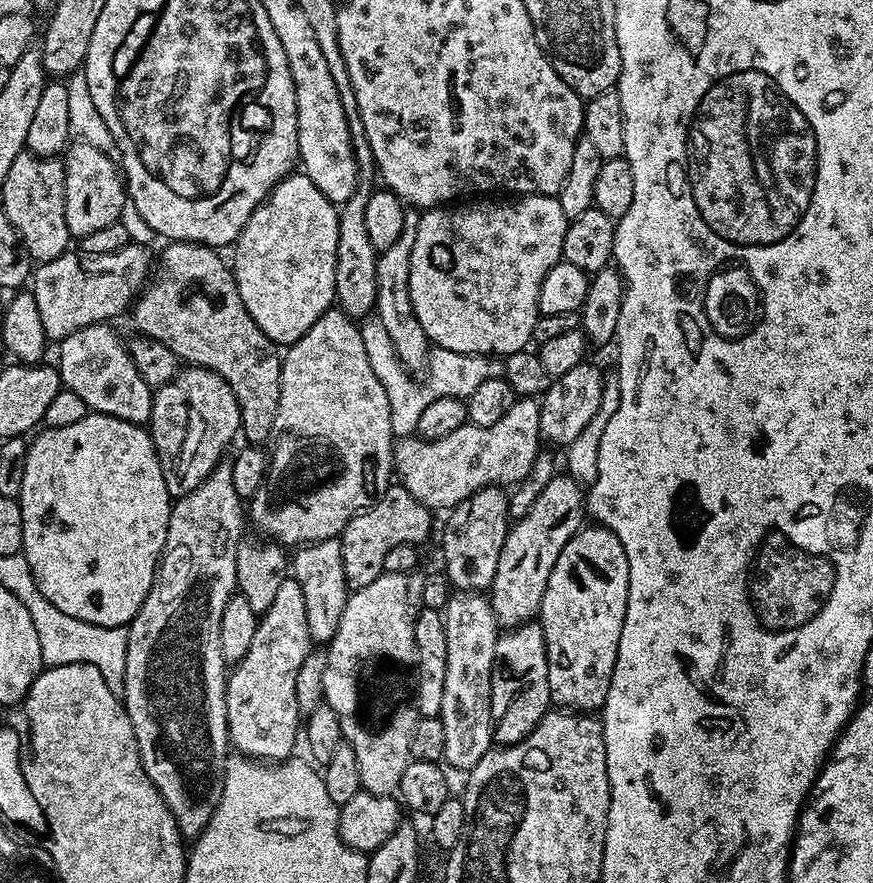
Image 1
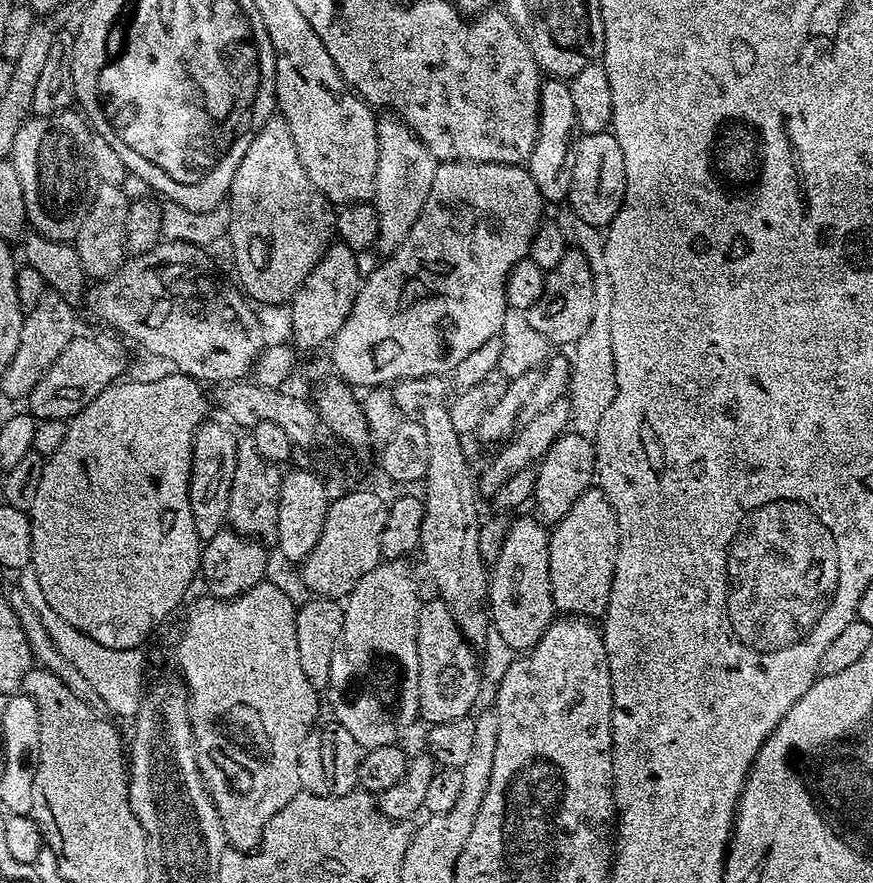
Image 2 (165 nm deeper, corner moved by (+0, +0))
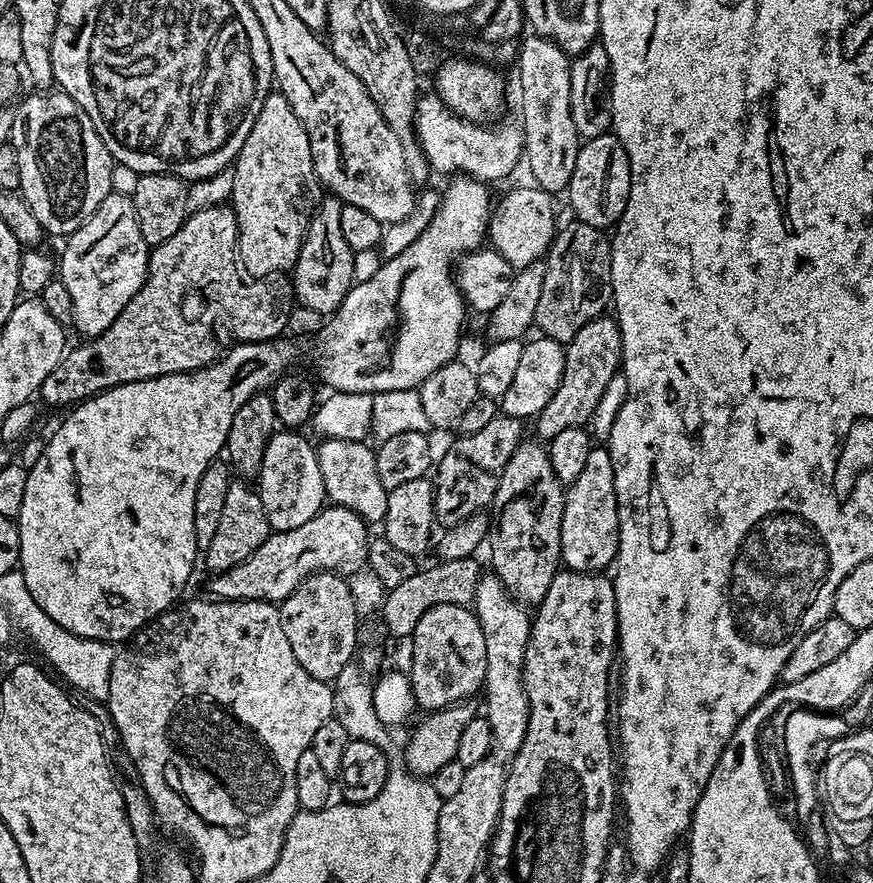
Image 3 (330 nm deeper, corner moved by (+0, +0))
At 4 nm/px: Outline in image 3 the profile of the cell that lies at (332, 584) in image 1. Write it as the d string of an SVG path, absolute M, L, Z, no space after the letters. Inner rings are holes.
M276 430L268 439L259 479L281 480L284 484L259 485L262 498L262 510L266 510L266 522L272 532L298 530L305 522L310 522L320 509L325 507L326 497L323 488L322 473L319 470L317 449L306 437L296 430Z

